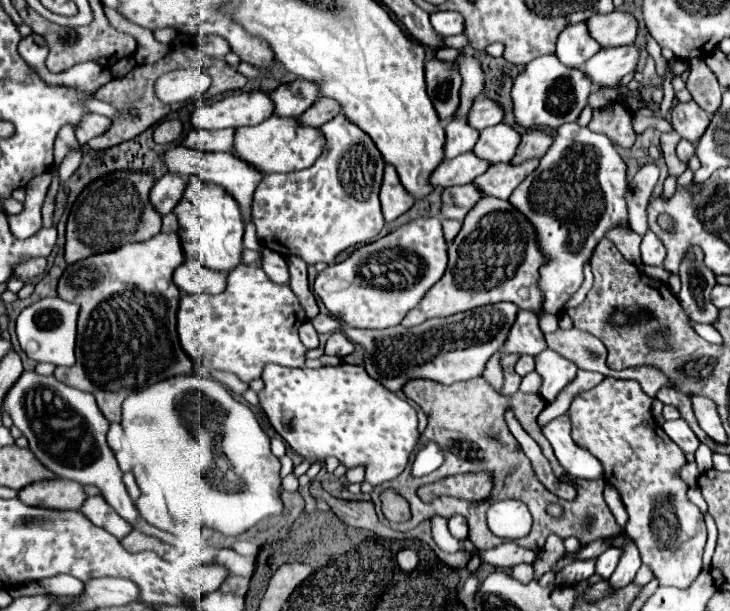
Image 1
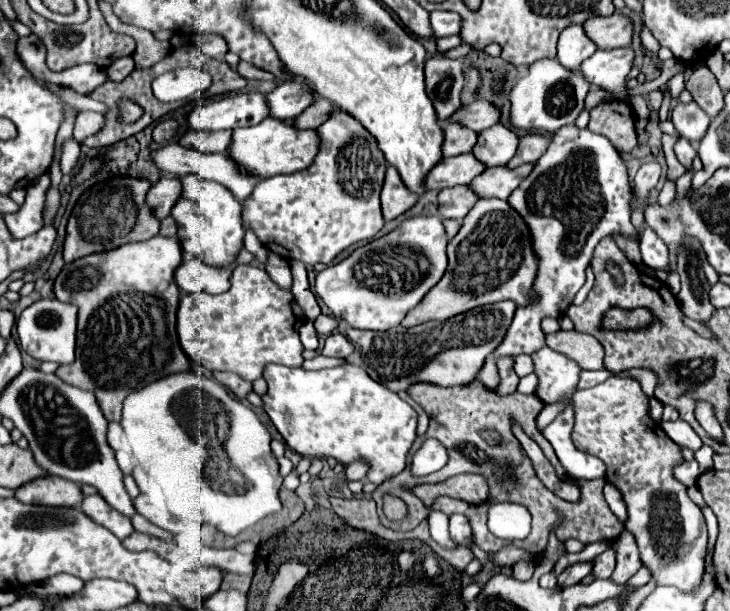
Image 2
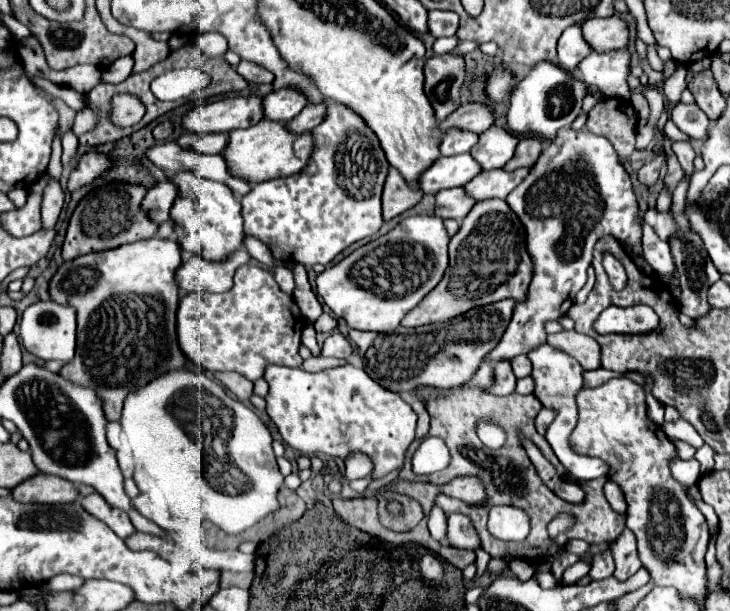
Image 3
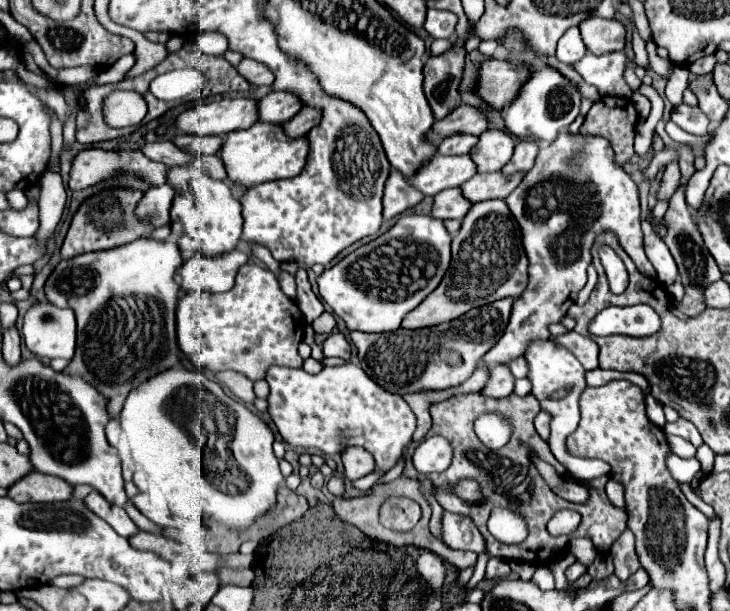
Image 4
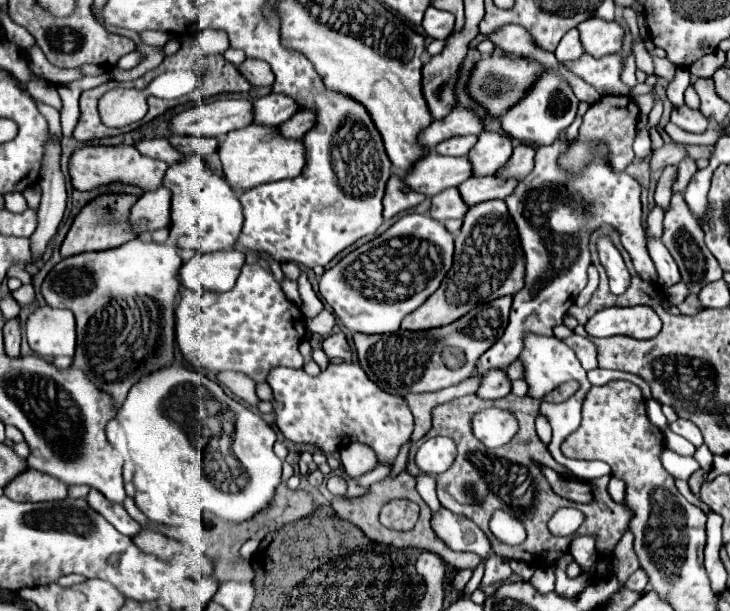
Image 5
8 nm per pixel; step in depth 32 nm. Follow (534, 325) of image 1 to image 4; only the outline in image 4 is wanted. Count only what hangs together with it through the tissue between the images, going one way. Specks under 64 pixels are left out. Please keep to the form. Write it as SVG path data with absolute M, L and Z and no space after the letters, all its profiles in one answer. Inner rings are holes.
M562 130L552 144L540 146L534 168L506 198L506 204L522 230L524 250L530 262L528 286L514 300L512 316L500 342L482 356L484 366L510 364L524 354L528 340L550 336L548 326L566 316L586 284L586 268L592 260L590 246L594 236L602 230L616 232L618 238L624 240L624 250L636 264L638 272L656 278L642 242L644 234L640 228L638 186L614 164L612 148L604 138L584 134L572 136Z

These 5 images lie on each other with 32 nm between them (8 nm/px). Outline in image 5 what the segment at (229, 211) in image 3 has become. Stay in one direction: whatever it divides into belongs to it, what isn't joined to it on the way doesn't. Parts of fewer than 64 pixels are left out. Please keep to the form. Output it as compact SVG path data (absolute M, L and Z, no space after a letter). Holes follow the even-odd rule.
M192 154L184 158L184 164L170 164L164 176L164 188L172 192L170 238L176 238L174 244L178 248L218 252L234 246L244 222L242 204L226 180L212 176L212 172L204 168L204 156Z

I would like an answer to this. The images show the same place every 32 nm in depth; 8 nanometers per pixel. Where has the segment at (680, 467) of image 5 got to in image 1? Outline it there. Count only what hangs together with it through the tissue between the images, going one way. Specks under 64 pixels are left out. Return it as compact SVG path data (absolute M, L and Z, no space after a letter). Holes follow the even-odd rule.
M686 462L686 464L678 470L678 476L680 476L688 486L696 486L698 476L700 476L700 472L698 472L698 468L696 468L696 462Z

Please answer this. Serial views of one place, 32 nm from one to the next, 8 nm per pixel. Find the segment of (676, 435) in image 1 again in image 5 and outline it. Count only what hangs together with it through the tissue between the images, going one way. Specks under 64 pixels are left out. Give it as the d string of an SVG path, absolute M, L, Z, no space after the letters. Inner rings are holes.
M678 418L676 422L672 422L672 424L670 424L670 428L672 428L676 434L684 436L686 440L690 440L696 448L698 448L698 446L702 446L702 434L700 434L700 428L696 428L696 424L692 424L690 420Z

